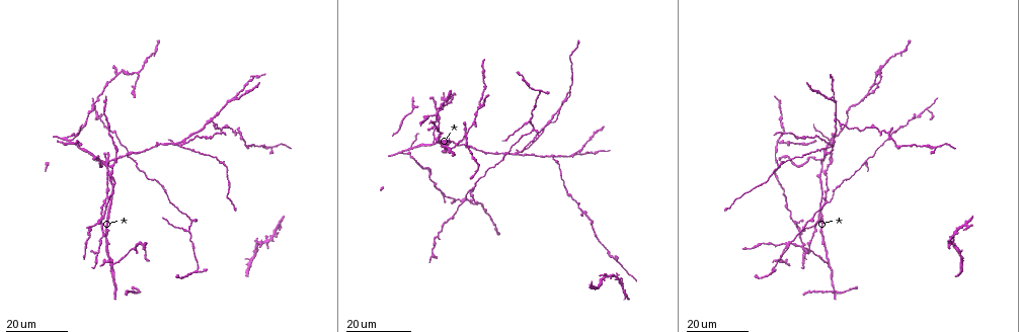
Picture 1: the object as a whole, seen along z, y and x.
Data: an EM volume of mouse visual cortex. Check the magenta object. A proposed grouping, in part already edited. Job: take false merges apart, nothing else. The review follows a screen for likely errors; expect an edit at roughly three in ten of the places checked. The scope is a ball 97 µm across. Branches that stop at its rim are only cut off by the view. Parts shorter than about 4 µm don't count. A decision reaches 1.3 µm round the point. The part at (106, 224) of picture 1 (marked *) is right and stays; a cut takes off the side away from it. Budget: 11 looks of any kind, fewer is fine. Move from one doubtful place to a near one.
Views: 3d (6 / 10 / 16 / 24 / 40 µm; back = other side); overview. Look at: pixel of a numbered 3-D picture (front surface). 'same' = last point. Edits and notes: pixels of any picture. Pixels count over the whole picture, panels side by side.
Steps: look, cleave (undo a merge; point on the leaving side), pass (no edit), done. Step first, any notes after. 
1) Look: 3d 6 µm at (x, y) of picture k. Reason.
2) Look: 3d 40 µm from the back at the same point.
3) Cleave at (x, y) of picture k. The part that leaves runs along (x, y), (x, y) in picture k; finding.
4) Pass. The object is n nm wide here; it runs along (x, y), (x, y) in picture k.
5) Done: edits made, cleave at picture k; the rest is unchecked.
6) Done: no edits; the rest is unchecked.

Look: 3d 16 µm at (786, 243) of picture 1. Three-way junction.

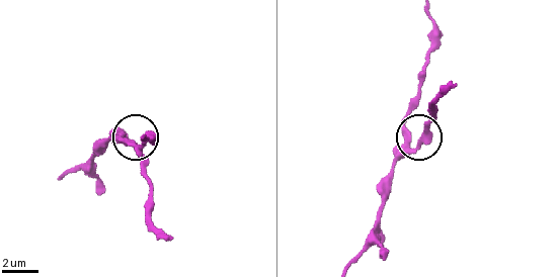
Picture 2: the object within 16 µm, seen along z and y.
Look: 3d 6 µm at (408, 135) of picture 2.

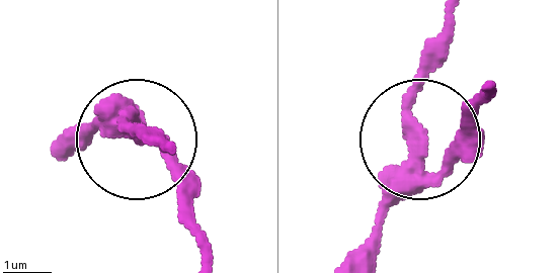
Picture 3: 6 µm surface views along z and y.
Pass. 3 arms meet here; all the same neuron.

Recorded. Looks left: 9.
Look: 3d 16 µm at (452, 149) of picture 1.

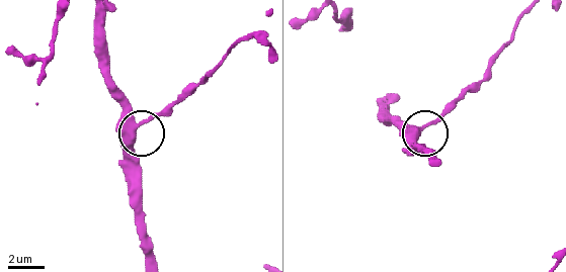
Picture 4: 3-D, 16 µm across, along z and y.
Look: 3d 6 µm at (423, 125) of picture 4.

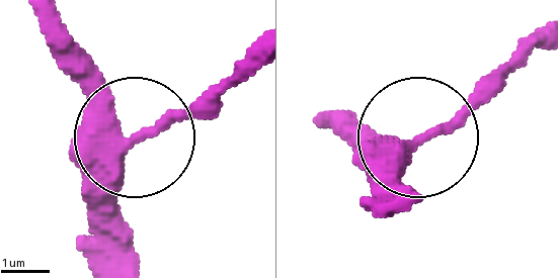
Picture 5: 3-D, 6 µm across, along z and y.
Pass. The object is 370 nm wide here; it runs along (44, 22), (56, 59), (129, 143), (96, 211) in picture 5; continuous, no second neuron.

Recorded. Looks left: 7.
Look: 3d 24 µm at (519, 153) of picture 1. Four-way junction.

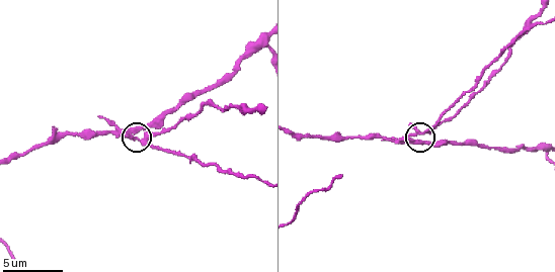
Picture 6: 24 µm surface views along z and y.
Look: 3d 10 µm at (415, 136) of picture 6.

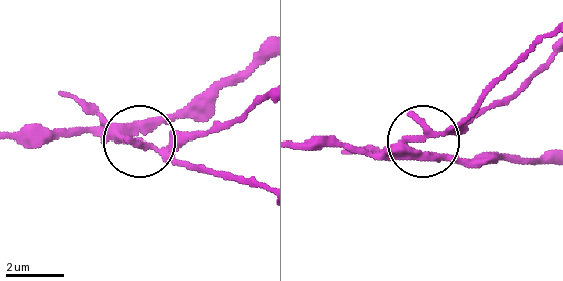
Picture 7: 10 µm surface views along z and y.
Cleave at (148, 147) of picture 7. 4 arms meet here; the part that leaves runs along (112, 130), (262, 186) in picture 7; two neurons meet here.

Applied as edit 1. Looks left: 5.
Look: overview.

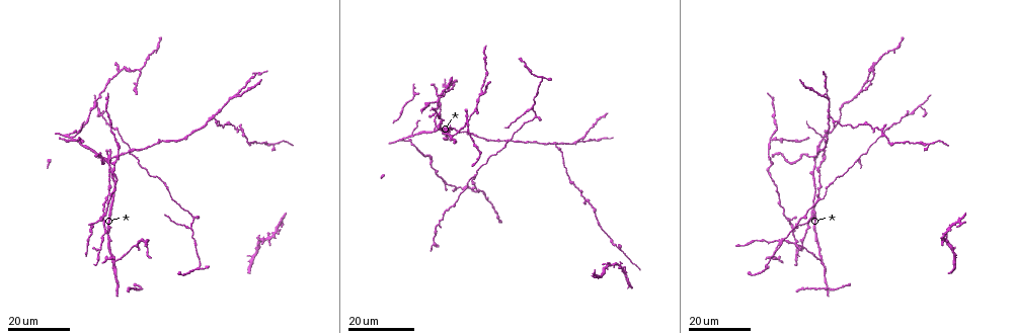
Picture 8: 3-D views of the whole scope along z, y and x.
Look: 3d 24 µm at (556, 145) of picture 8.

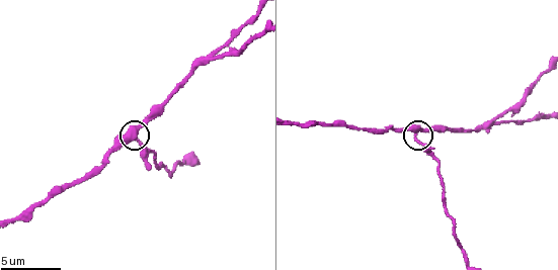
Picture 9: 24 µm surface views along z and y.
Look: 3d 10 µm at (414, 132) of picture 9.

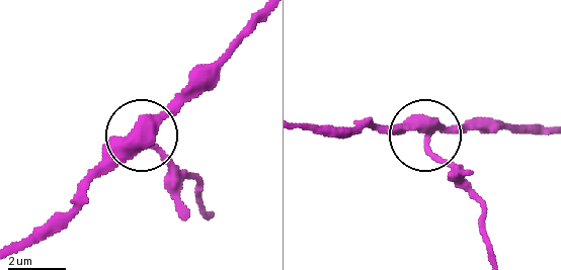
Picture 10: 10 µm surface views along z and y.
Look: 3d 10 µm from the back at (143, 129) of picture 10.

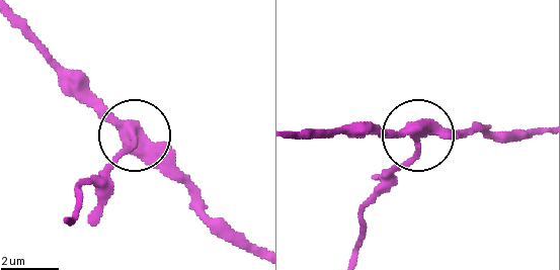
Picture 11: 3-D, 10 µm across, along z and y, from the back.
Cleave at (116, 164) of picture 11. The part that leaves runs along (129, 136), (122, 155), (78, 191), (71, 220) in picture 11; a second neuron is stuck on.

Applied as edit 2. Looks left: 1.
Look: 3d 10 µm at (512, 119) of picture 9. A fork.

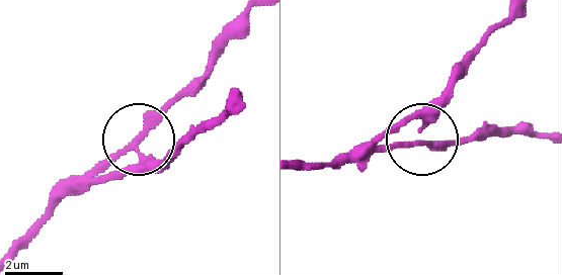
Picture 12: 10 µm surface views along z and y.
Pass. The side arm is 13 µm long; it runs along (18, 246), (137, 142), (149, 159), (175, 159) in picture 12; all the same neuron.

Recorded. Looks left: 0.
Done: edits made, cleave at picture 7, cleave at picture 11; the rest is unchecked.

